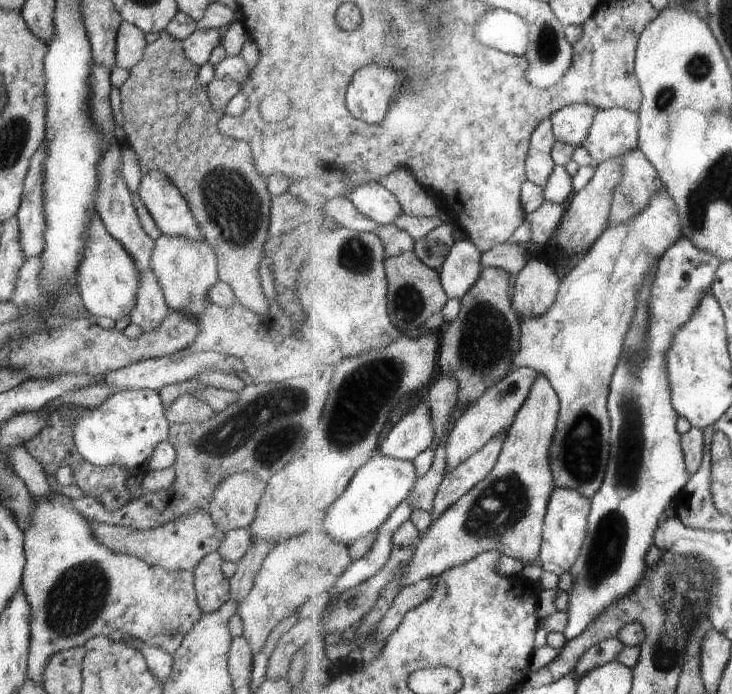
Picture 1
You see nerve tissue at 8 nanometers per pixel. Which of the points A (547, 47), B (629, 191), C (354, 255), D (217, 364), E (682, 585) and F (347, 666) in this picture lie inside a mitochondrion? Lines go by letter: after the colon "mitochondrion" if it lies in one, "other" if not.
A: mitochondrion
B: mitochondrion
C: mitochondrion
D: other
E: mitochondrion
F: other

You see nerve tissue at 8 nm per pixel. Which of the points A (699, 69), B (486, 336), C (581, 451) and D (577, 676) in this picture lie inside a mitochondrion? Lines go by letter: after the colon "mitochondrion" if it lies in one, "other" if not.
A: mitochondrion
B: mitochondrion
C: mitochondrion
D: other

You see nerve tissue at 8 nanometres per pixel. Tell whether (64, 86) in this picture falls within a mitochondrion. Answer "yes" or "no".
no

